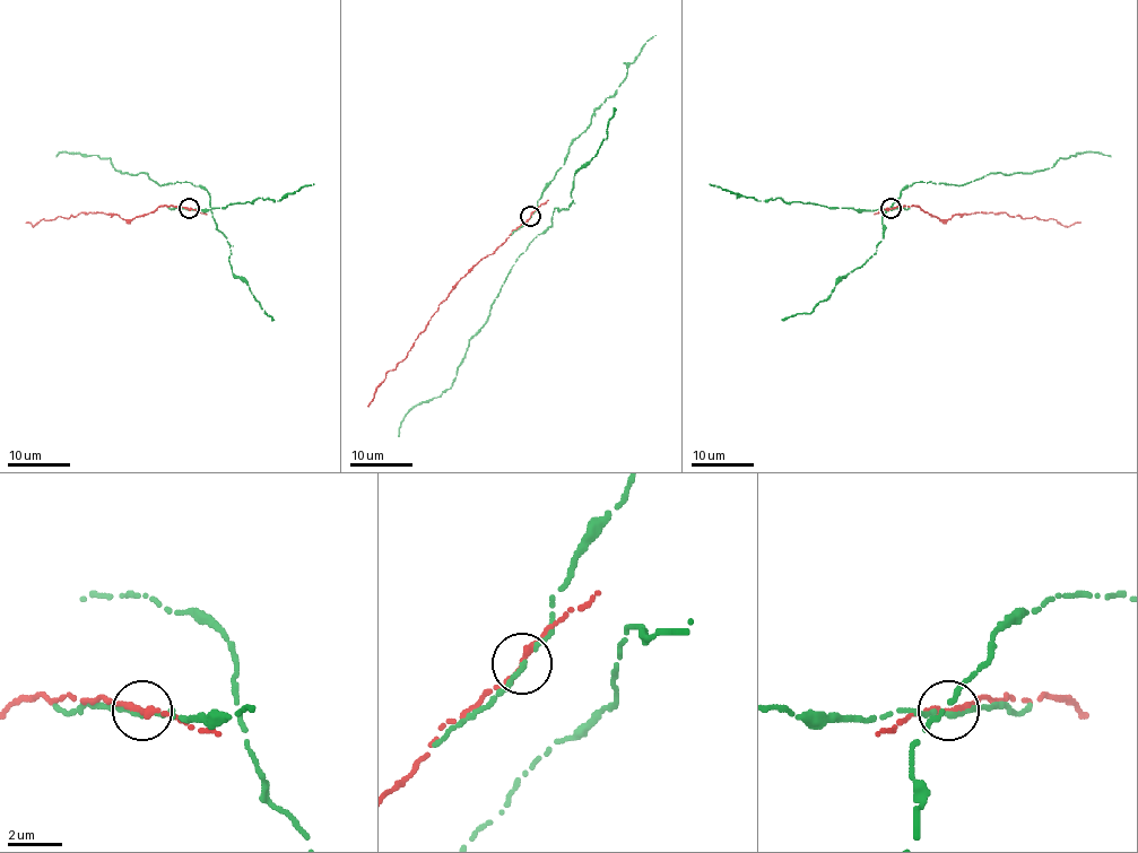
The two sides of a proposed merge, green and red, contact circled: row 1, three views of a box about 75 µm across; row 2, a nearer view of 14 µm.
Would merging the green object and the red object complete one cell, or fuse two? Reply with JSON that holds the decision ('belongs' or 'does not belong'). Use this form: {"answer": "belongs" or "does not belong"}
{"answer": "belongs"}

